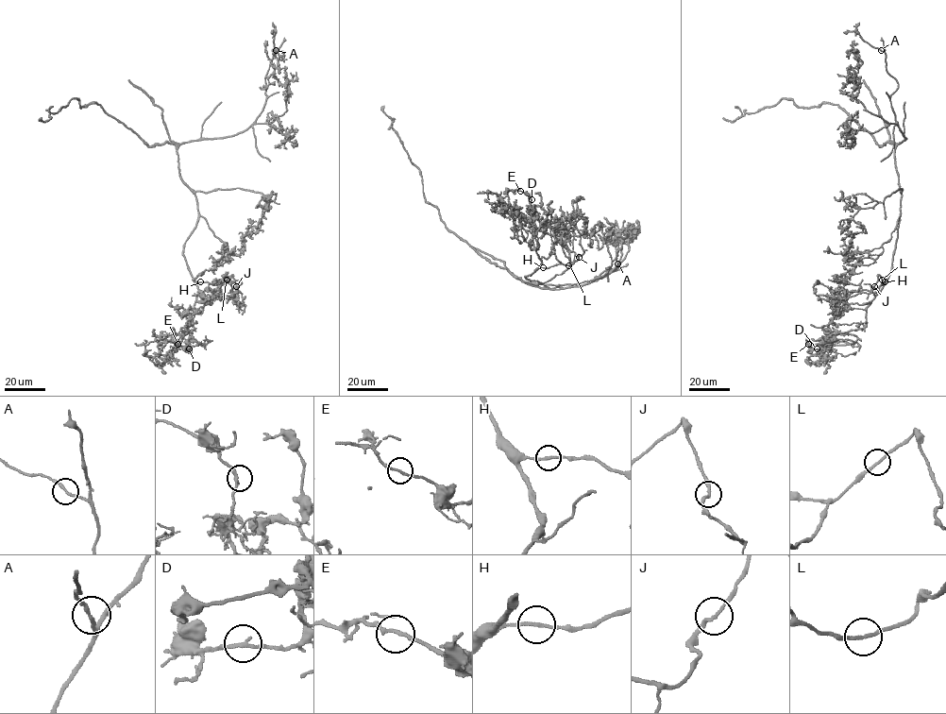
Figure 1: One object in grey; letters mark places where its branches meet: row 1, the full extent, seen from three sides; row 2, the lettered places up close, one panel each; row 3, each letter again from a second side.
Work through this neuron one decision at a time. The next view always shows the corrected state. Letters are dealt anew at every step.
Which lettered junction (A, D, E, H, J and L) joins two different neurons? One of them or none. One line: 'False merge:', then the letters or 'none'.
False merge: none

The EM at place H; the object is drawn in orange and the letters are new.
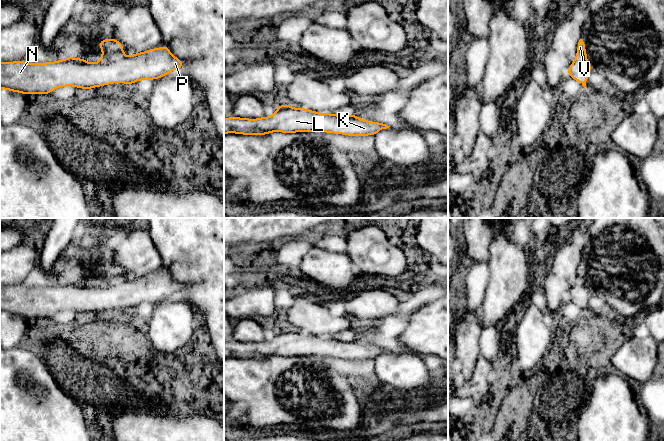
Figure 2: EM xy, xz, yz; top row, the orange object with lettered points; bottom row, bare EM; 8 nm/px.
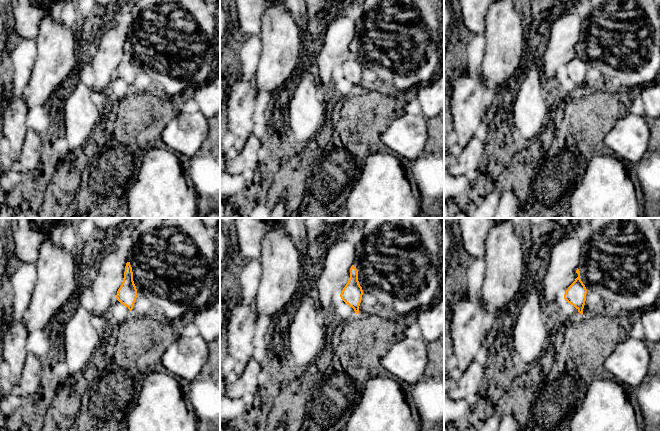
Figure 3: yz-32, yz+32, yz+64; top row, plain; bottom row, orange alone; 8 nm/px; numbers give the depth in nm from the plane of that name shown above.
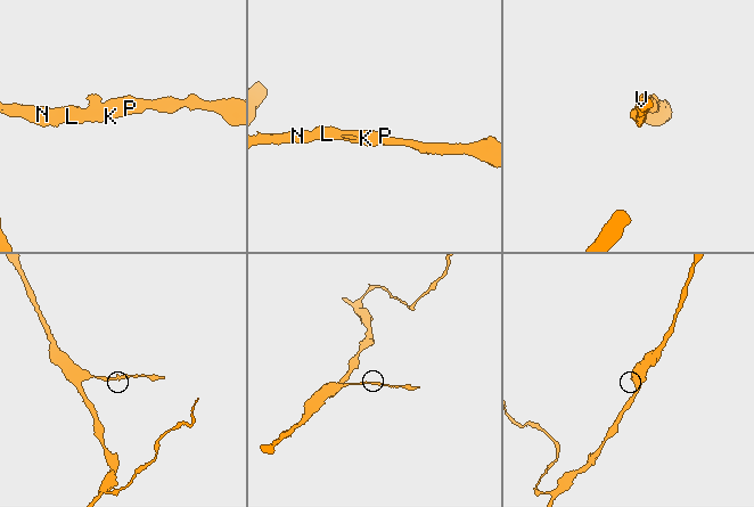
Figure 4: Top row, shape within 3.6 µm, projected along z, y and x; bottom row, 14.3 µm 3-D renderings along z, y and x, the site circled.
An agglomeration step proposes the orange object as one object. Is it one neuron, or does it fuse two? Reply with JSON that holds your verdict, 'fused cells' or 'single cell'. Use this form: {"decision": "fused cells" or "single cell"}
{"decision": "single cell"}

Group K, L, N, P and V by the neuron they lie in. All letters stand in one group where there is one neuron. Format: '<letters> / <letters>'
K L N P V

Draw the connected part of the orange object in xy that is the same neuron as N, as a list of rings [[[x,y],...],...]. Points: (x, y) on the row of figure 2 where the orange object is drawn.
[[[114,38],[99,41],[98,47],[103,49],[102,56],[99,62],[93,64],[86,59],[70,56],[51,63],[26,63],[23,60],[0,62],[0,89],[25,95],[48,95],[56,88],[66,86],[83,88],[87,91],[90,88],[113,83],[126,83],[131,86],[135,81],[155,80],[164,77],[173,70],[183,69],[183,61],[173,56],[166,44],[161,48],[152,48],[128,57],[123,54],[123,44]]]

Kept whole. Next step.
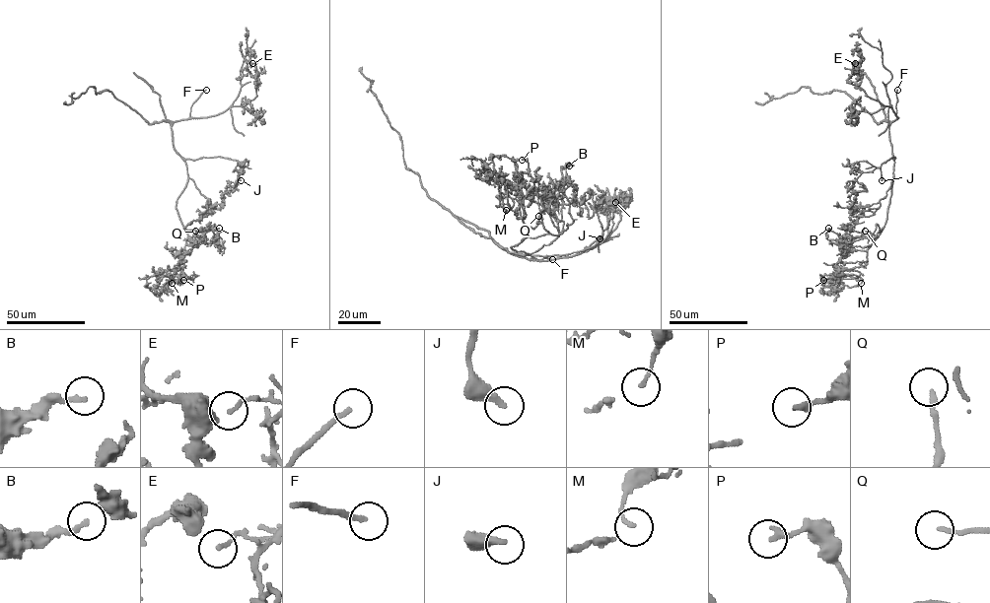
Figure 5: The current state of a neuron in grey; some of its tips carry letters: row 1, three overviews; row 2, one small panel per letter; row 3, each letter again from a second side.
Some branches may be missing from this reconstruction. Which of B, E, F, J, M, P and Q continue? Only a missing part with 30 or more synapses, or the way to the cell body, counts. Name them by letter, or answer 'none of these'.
F, J, Q

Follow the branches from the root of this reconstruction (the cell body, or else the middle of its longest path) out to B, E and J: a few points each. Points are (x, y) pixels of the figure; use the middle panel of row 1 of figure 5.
B: (513, 253), (528, 254), (512, 247), (527, 237), (560, 234), (573, 222), (559, 186), (569, 166)
E: (513, 253), (505, 248), (538, 260), (588, 250), (617, 226), (624, 209), (619, 213), (615, 202)
J: (513, 253), (541, 256), (570, 254), (594, 246), (601, 236), (597, 237), (600, 238)

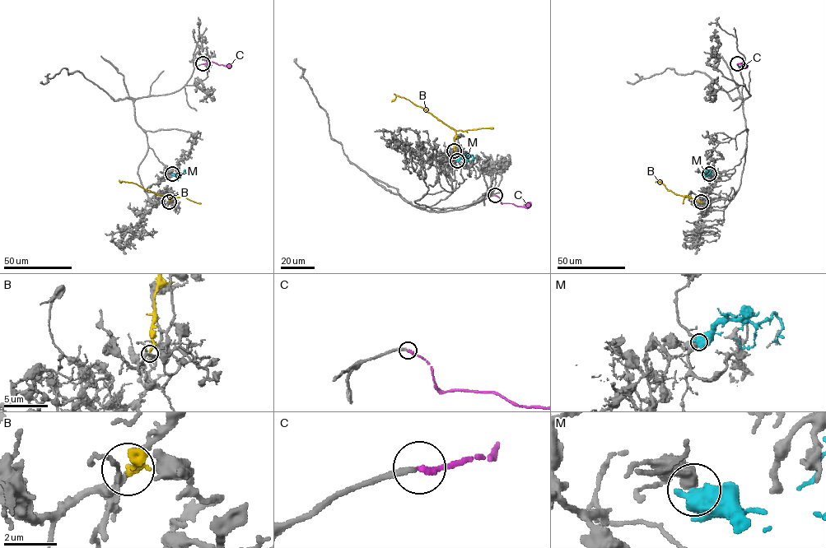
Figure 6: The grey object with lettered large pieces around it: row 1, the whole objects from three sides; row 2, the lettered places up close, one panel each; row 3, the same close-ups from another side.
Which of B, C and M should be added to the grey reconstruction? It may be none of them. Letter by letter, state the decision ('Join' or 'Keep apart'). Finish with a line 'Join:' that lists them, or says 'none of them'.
B: Keep apart
C: Keep apart
M: Keep apart
Join: none of them

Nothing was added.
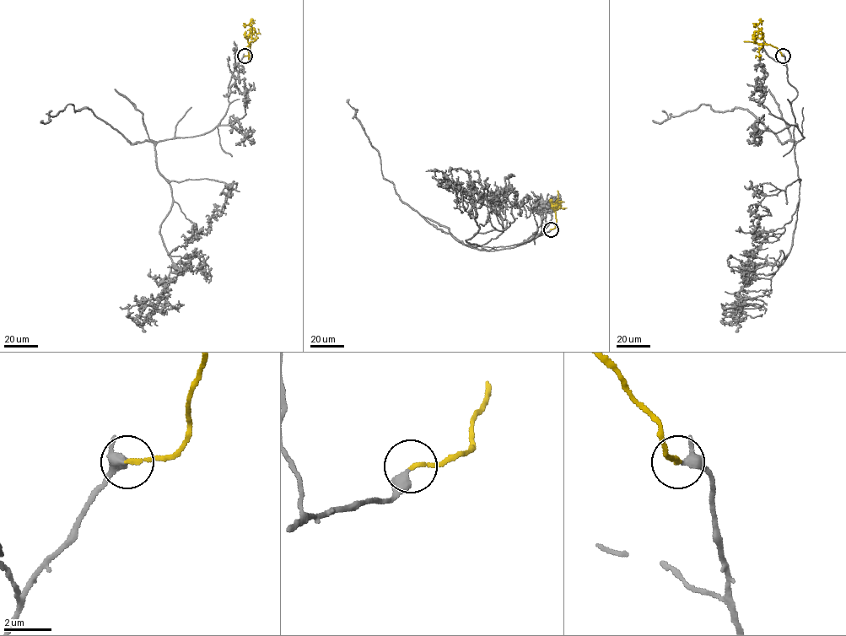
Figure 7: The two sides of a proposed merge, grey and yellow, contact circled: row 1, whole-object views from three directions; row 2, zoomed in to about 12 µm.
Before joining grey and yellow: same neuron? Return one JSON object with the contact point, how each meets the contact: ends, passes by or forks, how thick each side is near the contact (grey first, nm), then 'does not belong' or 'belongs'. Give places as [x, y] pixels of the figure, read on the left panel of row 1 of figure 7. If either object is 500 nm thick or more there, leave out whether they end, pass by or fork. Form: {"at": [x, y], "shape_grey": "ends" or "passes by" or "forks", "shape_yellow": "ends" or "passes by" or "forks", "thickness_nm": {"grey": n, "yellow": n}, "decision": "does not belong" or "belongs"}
{"at": [245, 56], "shape_grey": "passes by", "shape_yellow": "ends", "thickness_nm": {"grey": 320, "yellow": 160}, "decision": "belongs"}

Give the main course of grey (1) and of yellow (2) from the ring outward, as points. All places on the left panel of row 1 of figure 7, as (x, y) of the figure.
1: (245, 56), (220, 122), (154, 147), (173, 199), (159, 231), (173, 266), (169, 294), (135, 322)
2: (245, 56), (250, 49), (248, 41), (250, 28), (251, 37), (258, 38)

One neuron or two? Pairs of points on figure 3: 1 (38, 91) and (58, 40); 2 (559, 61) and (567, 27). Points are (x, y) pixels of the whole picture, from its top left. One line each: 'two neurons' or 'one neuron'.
1: one neuron
2: one neuron

